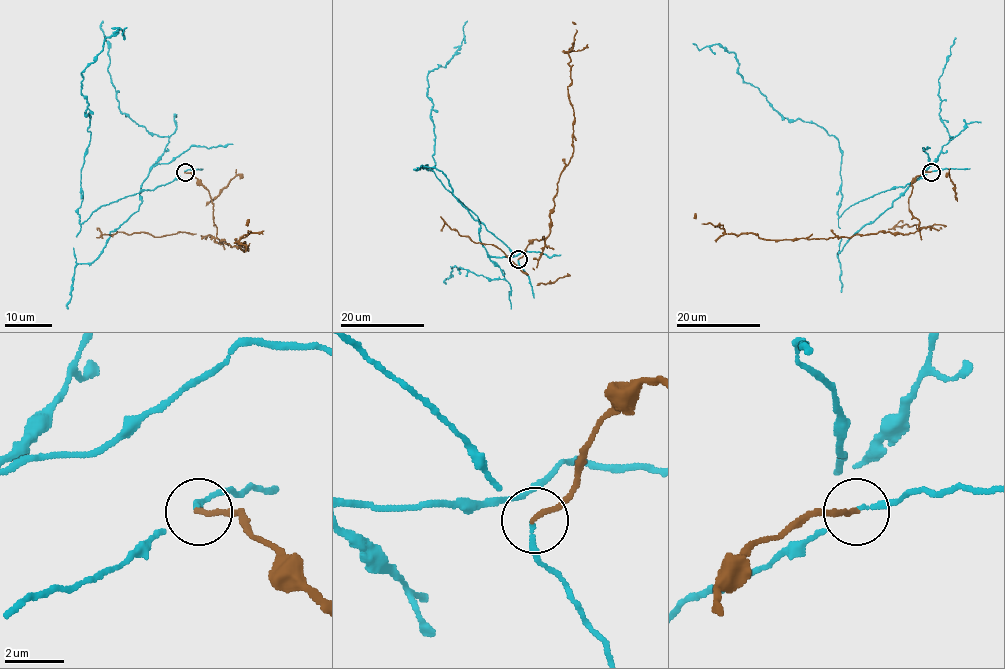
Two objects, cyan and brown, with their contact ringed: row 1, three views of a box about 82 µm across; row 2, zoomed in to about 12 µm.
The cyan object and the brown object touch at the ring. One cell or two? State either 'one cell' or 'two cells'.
two cells

